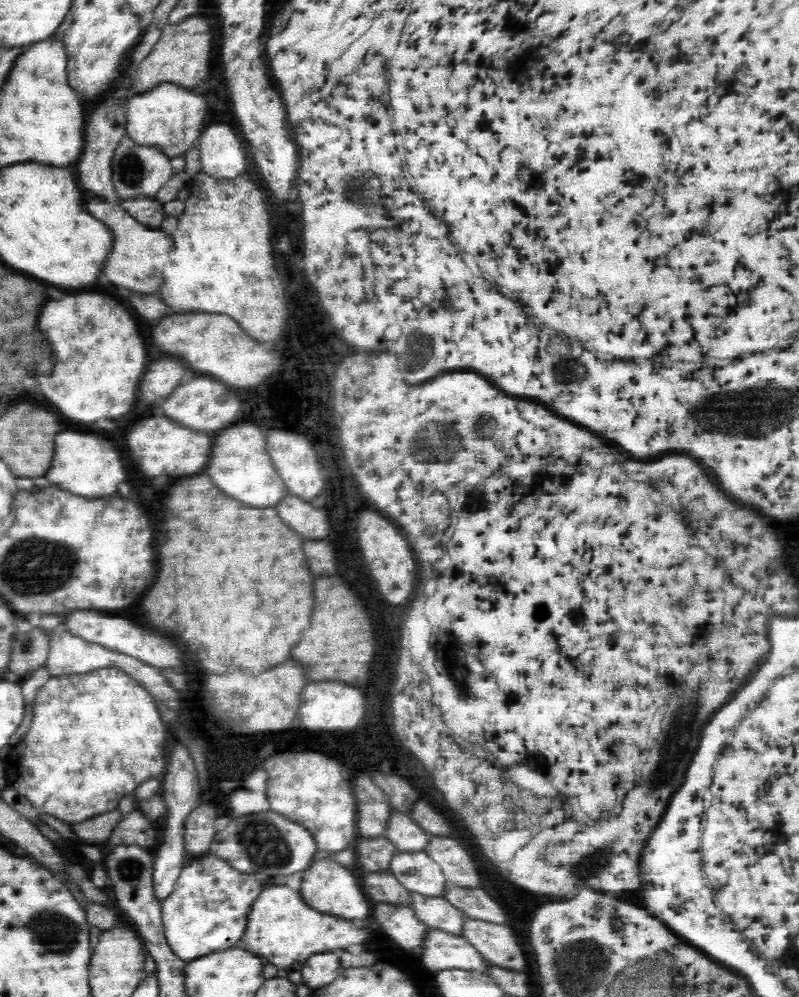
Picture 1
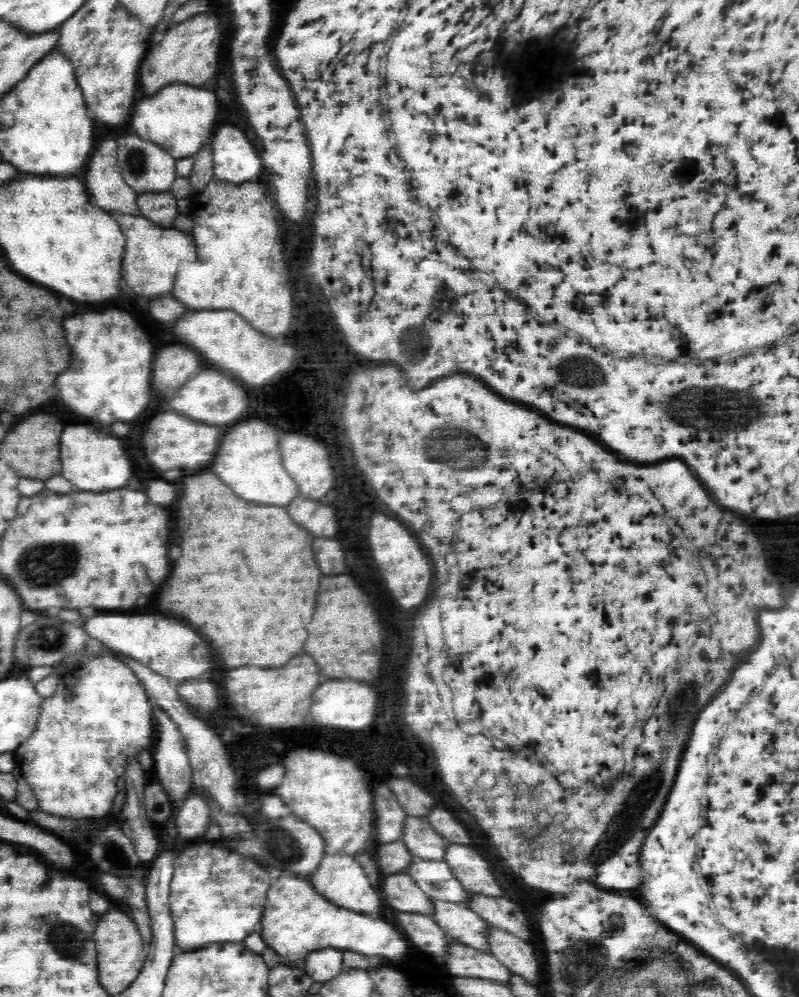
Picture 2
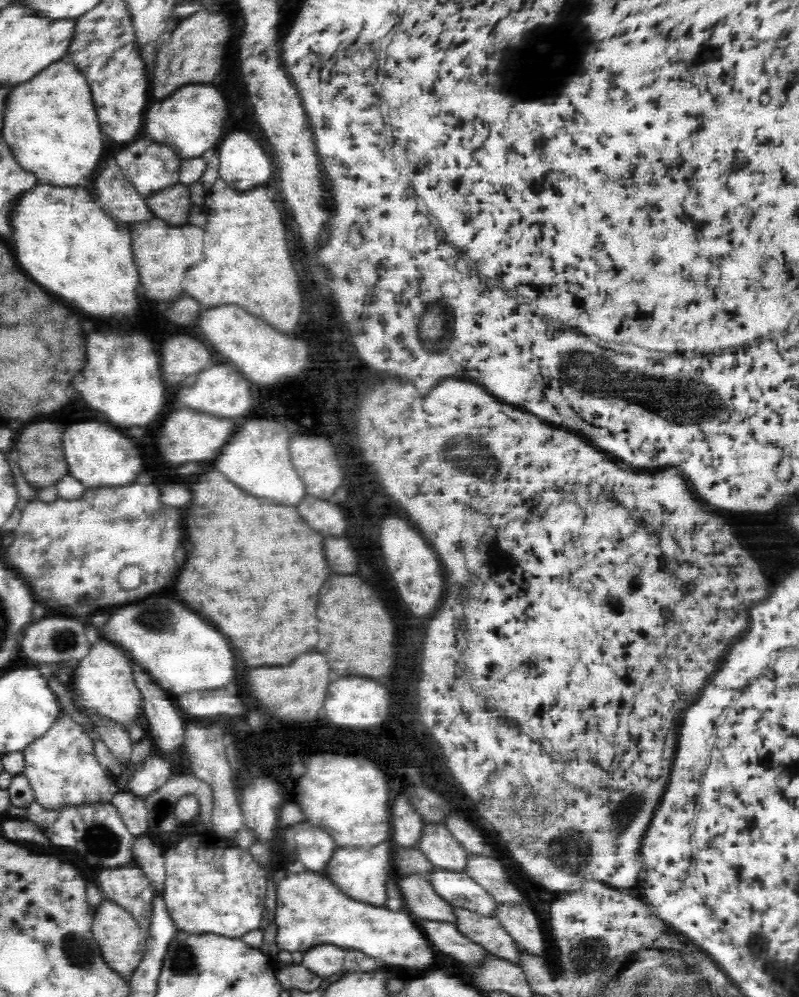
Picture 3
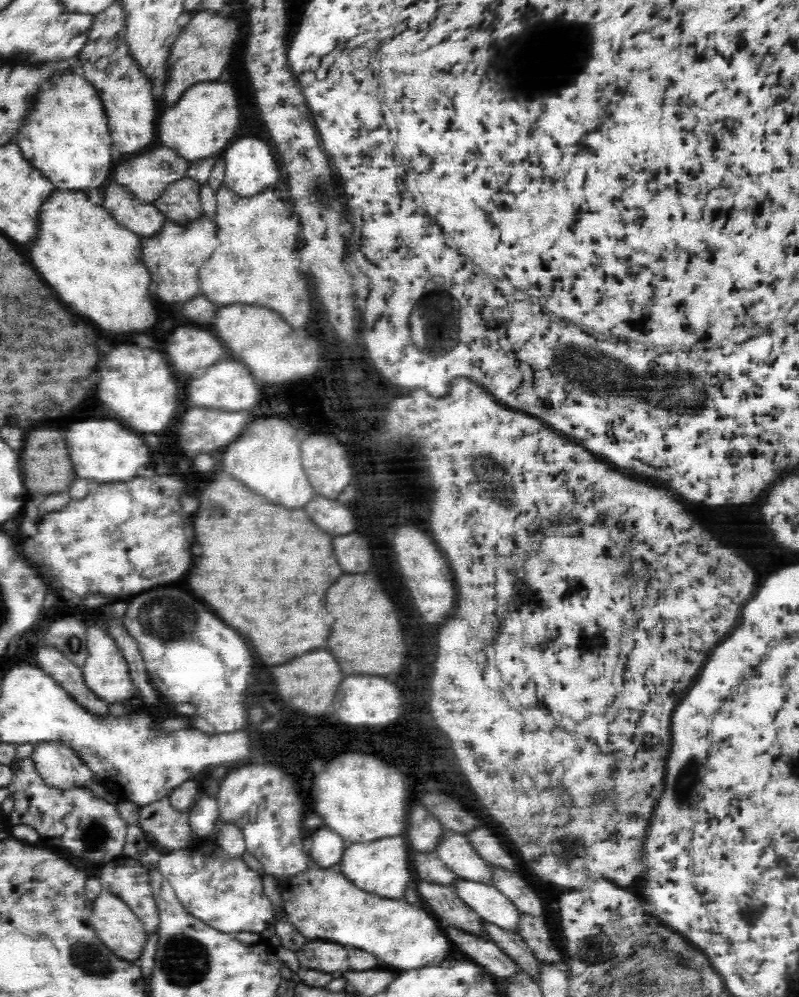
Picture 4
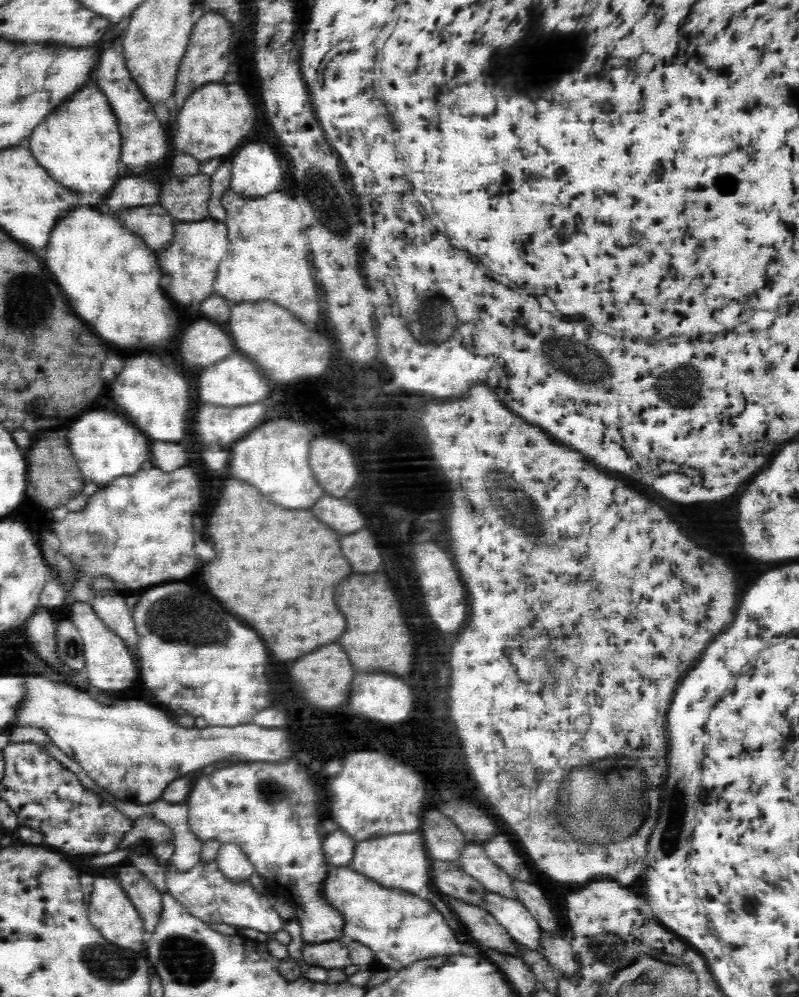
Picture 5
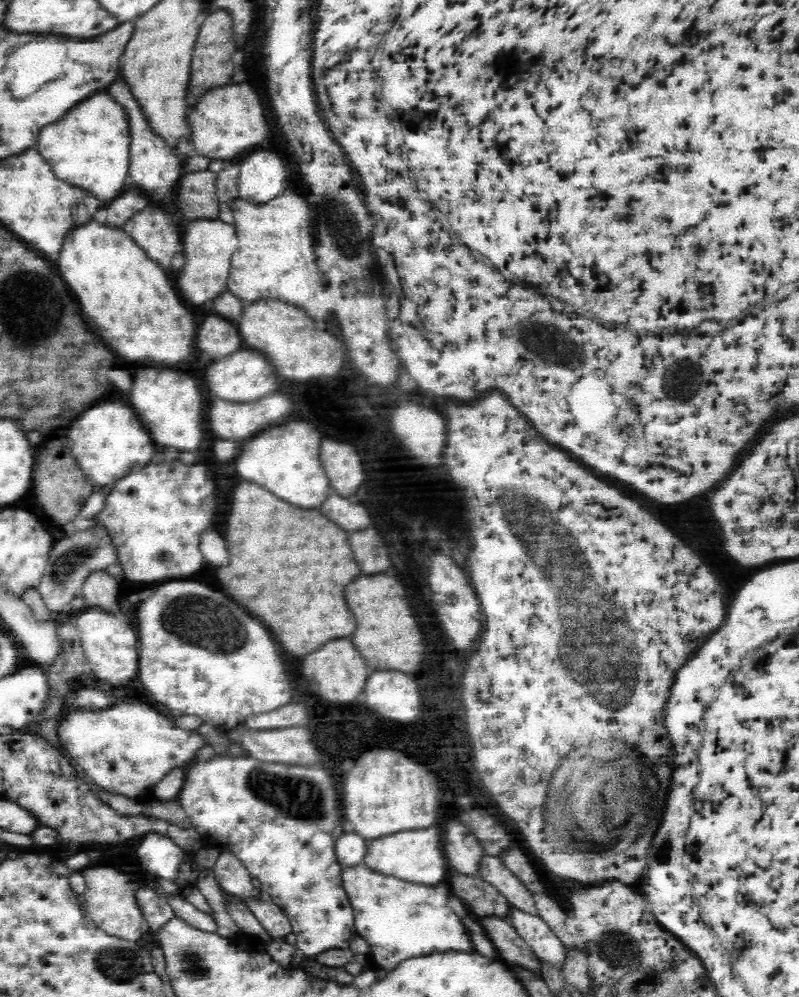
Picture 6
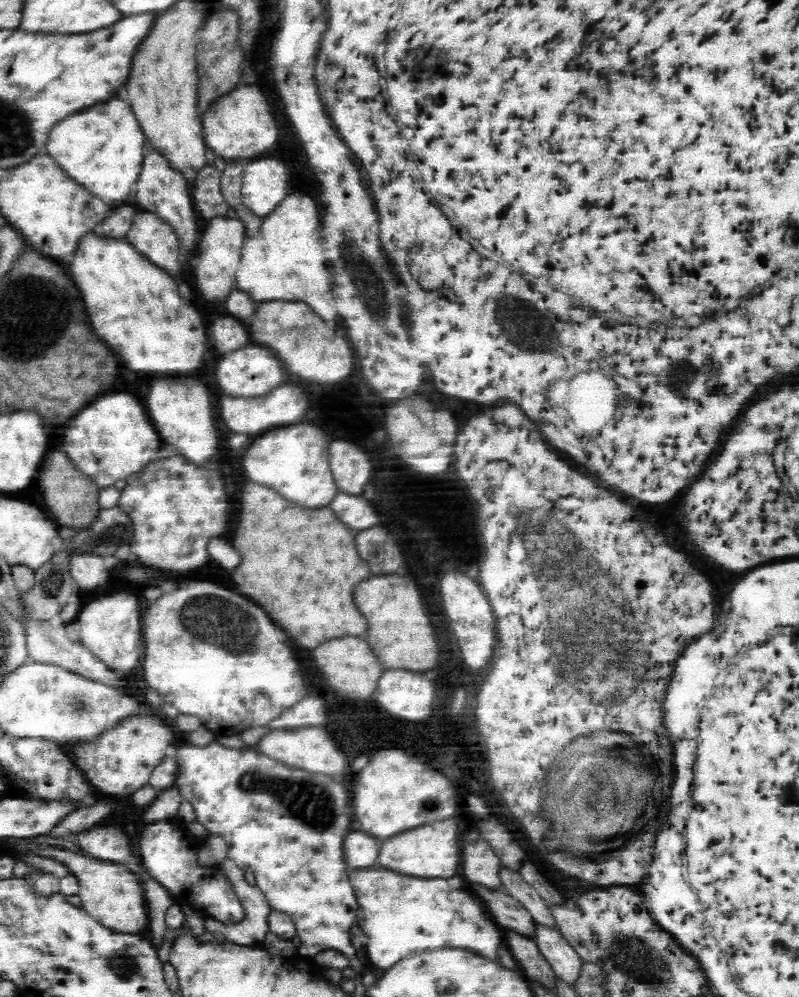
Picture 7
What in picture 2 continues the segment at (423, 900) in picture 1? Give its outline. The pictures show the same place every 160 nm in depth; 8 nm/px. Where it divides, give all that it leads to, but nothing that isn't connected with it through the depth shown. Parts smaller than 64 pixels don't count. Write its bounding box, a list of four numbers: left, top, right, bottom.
[431,899,489,952]

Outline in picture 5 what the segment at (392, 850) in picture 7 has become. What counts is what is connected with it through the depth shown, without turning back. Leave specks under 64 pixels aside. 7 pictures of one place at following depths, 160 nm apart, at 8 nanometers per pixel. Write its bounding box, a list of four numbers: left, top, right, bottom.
[347,830,431,896]

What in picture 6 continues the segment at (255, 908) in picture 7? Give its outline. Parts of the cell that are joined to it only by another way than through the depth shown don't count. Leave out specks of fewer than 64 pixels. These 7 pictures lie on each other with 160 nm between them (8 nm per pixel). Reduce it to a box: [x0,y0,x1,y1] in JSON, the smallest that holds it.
[212,848,265,899]

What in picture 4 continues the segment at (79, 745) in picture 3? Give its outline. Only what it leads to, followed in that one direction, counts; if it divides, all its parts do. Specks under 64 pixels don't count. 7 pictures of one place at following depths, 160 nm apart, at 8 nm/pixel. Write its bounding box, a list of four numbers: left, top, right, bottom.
[30,740,98,788]

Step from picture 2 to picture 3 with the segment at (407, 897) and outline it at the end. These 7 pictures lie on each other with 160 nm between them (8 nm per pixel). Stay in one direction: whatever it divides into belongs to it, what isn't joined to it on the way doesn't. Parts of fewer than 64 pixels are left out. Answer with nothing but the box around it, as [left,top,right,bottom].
[396,874,456,922]

